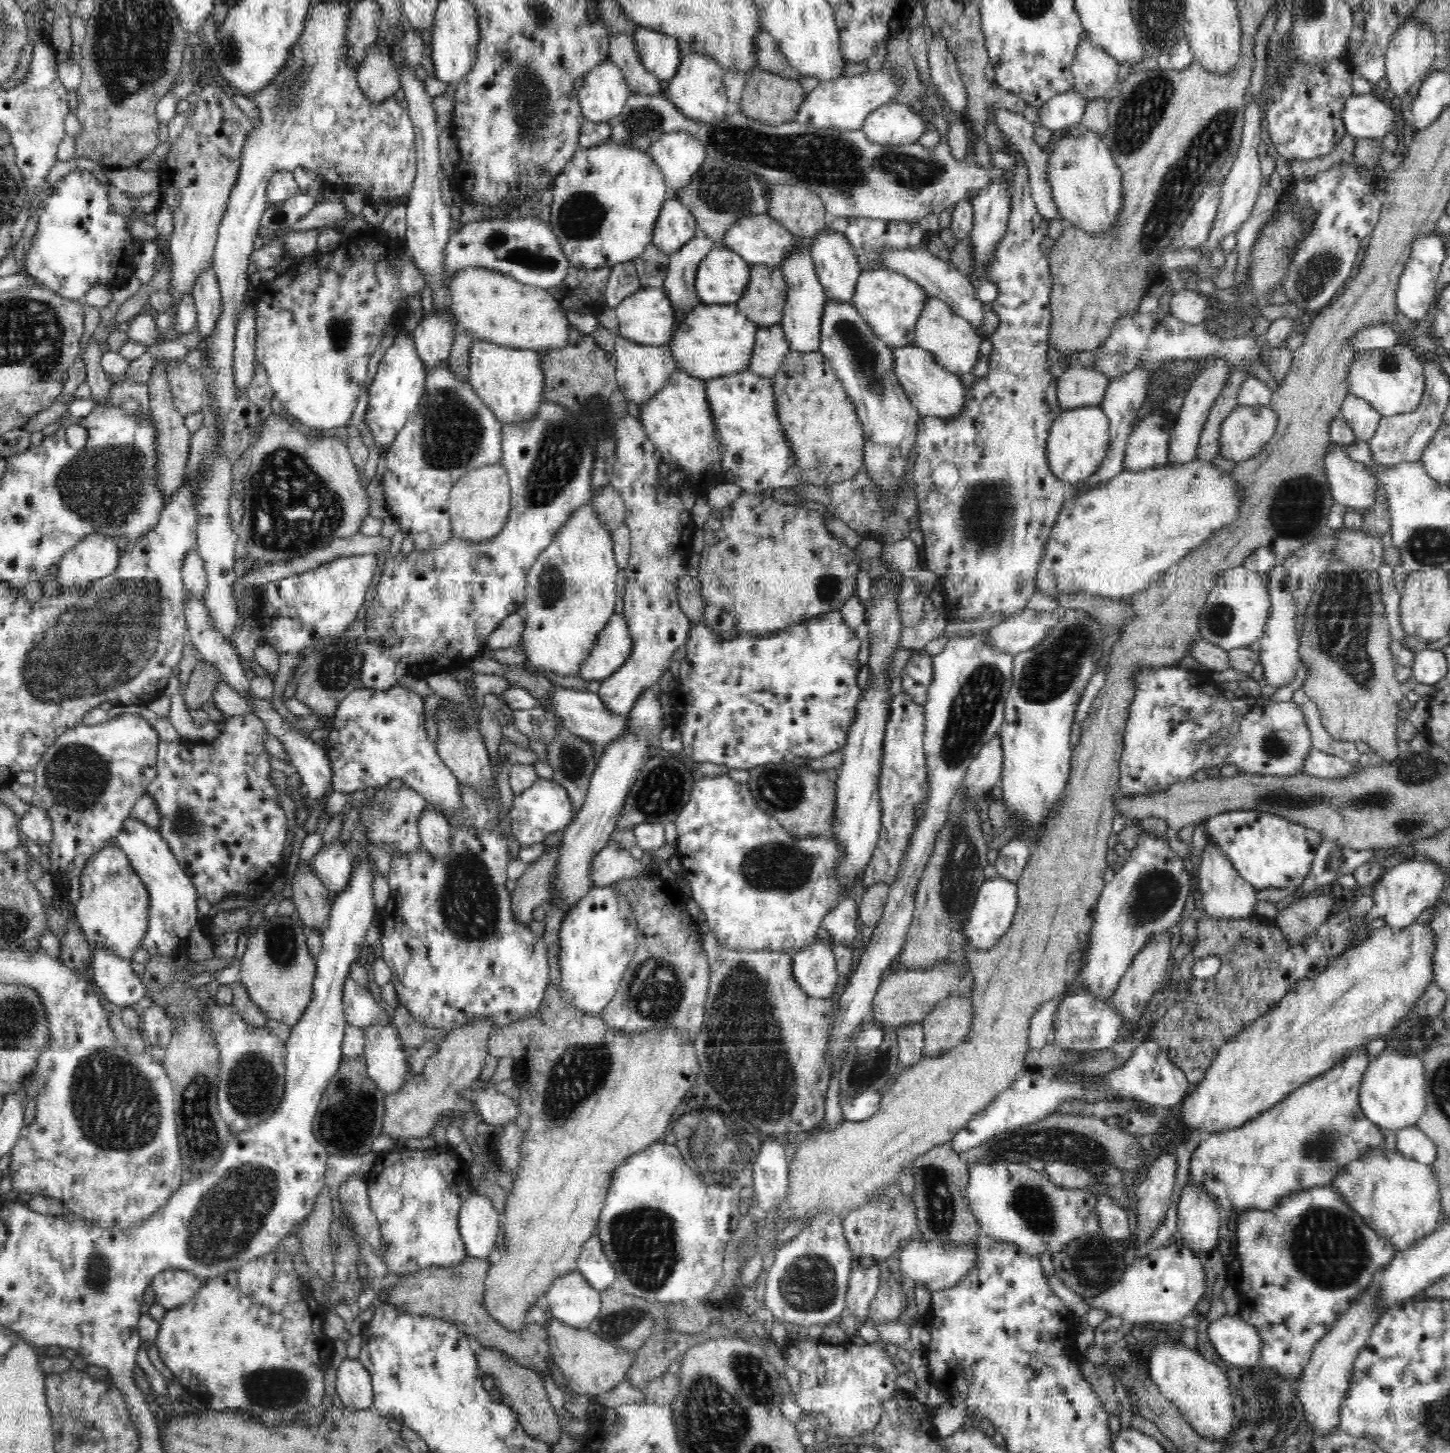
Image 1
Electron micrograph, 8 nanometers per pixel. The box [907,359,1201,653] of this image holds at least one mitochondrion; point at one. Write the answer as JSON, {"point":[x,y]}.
{"point":[985,517]}

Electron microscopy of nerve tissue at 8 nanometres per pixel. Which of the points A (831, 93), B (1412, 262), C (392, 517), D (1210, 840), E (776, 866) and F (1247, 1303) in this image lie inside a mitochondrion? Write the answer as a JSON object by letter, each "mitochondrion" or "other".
{"A":"other","B":"other","C":"other","D":"other","E":"mitochondrion","F":"other"}

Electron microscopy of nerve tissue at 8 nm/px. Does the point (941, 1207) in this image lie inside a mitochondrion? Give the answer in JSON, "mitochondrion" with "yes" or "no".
{"mitochondrion":"yes"}

